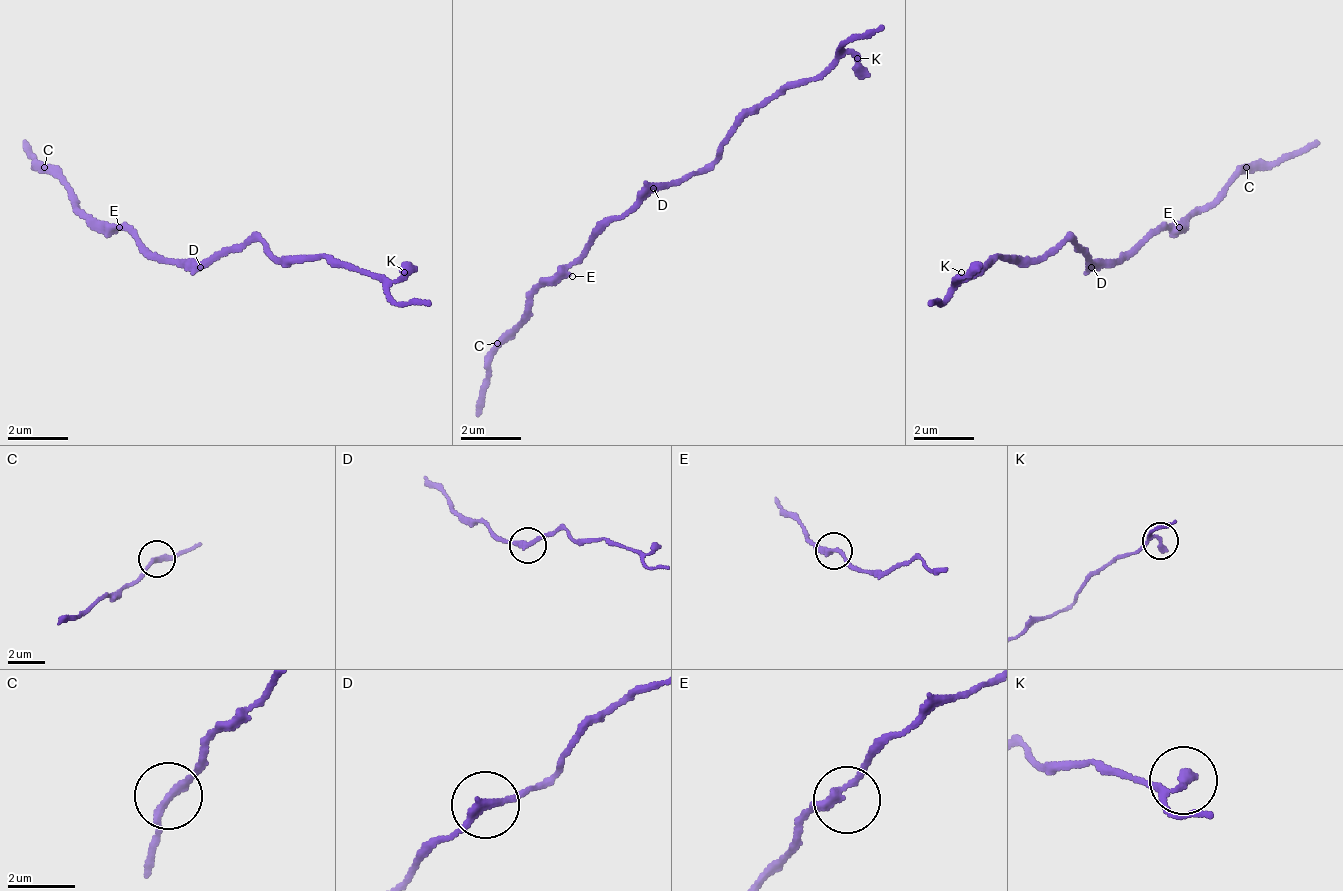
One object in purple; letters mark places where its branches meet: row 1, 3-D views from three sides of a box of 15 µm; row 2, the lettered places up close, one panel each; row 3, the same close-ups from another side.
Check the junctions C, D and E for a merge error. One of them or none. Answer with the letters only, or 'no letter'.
no letter

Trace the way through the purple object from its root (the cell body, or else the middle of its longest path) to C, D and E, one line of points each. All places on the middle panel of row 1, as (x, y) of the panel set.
C: (640, 201), (625, 216), (617, 216), (565, 268), (557, 268), (535, 291), (535, 306), (497, 343)
D: (640, 201), (655, 186)
E: (640, 201), (625, 216), (617, 216), (595, 238), (595, 246), (572, 268), (572, 276)

